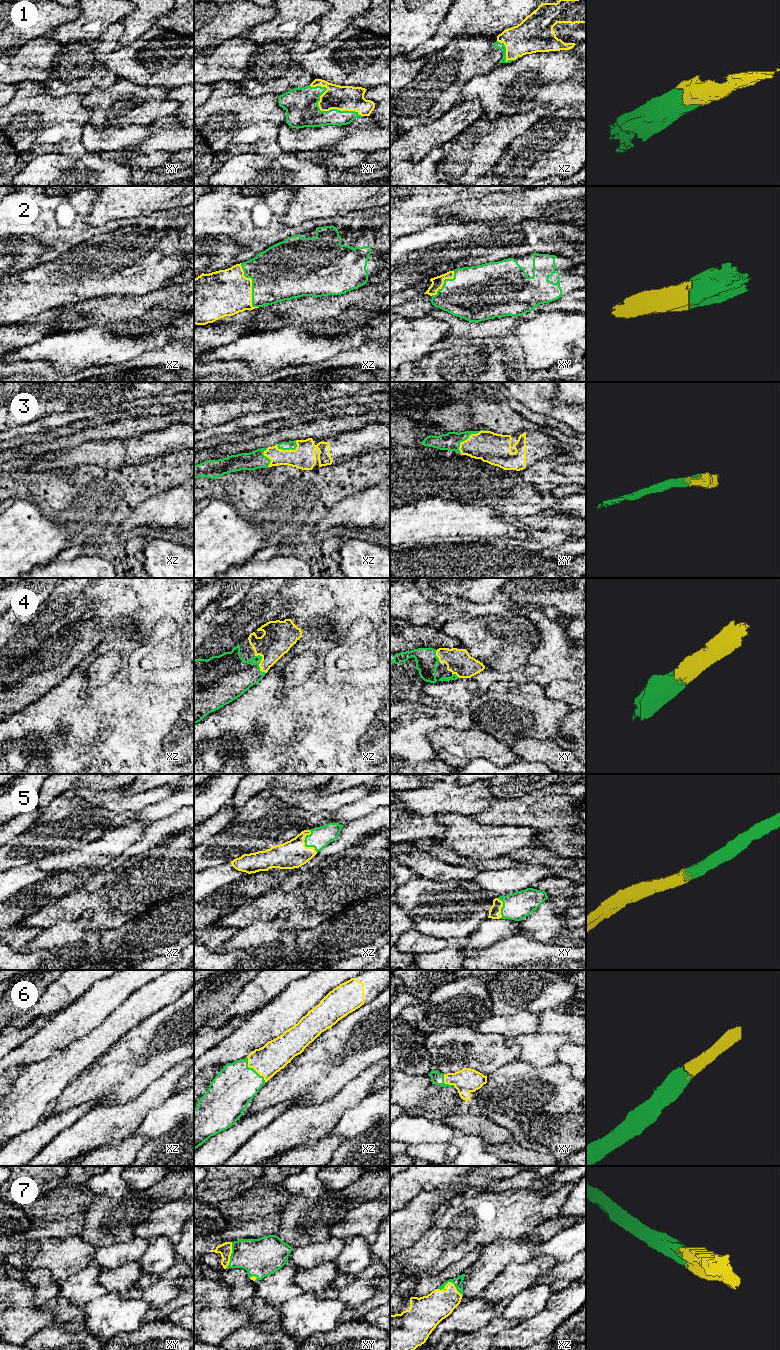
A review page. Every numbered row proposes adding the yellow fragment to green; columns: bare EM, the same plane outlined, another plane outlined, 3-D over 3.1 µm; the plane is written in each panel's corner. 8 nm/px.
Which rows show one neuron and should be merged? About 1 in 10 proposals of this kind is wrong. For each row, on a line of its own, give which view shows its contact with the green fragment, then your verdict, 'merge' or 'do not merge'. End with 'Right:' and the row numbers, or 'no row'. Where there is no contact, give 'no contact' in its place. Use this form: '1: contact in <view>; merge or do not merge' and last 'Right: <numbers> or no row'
1: contact in xy; merge
2: contact in xz; merge
3: contact in xy; merge
4: contact in xz; merge
5: contact in xz; merge
6: contact in xz; merge
7: contact in xz; merge
Right: 1, 2, 3, 4, 5, 6, 7

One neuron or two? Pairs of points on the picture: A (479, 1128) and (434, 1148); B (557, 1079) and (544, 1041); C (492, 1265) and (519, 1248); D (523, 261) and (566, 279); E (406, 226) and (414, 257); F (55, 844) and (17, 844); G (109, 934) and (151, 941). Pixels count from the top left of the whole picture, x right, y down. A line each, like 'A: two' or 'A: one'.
A: two
B: two
C: one
D: one
E: two
F: one
G: one

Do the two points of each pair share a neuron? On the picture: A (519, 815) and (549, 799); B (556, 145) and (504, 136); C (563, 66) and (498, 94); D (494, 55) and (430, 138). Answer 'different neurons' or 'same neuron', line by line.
A: same neuron
B: different neurons
C: same neuron
D: different neurons

